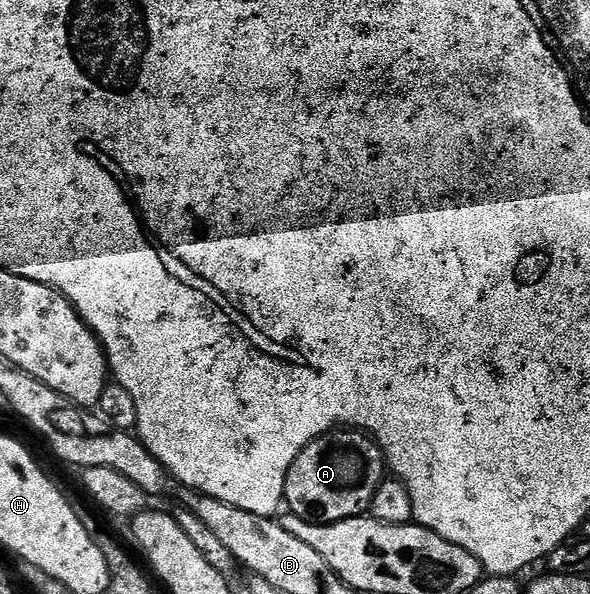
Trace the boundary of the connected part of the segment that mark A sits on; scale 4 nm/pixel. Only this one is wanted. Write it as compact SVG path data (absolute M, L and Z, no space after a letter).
M337 429L315 439L299 455L286 477L284 502L287 510L292 510L300 519L313 519L316 525L341 523L344 519L363 516L371 508L380 484L386 478L386 456L383 447L371 435L359 429Z

